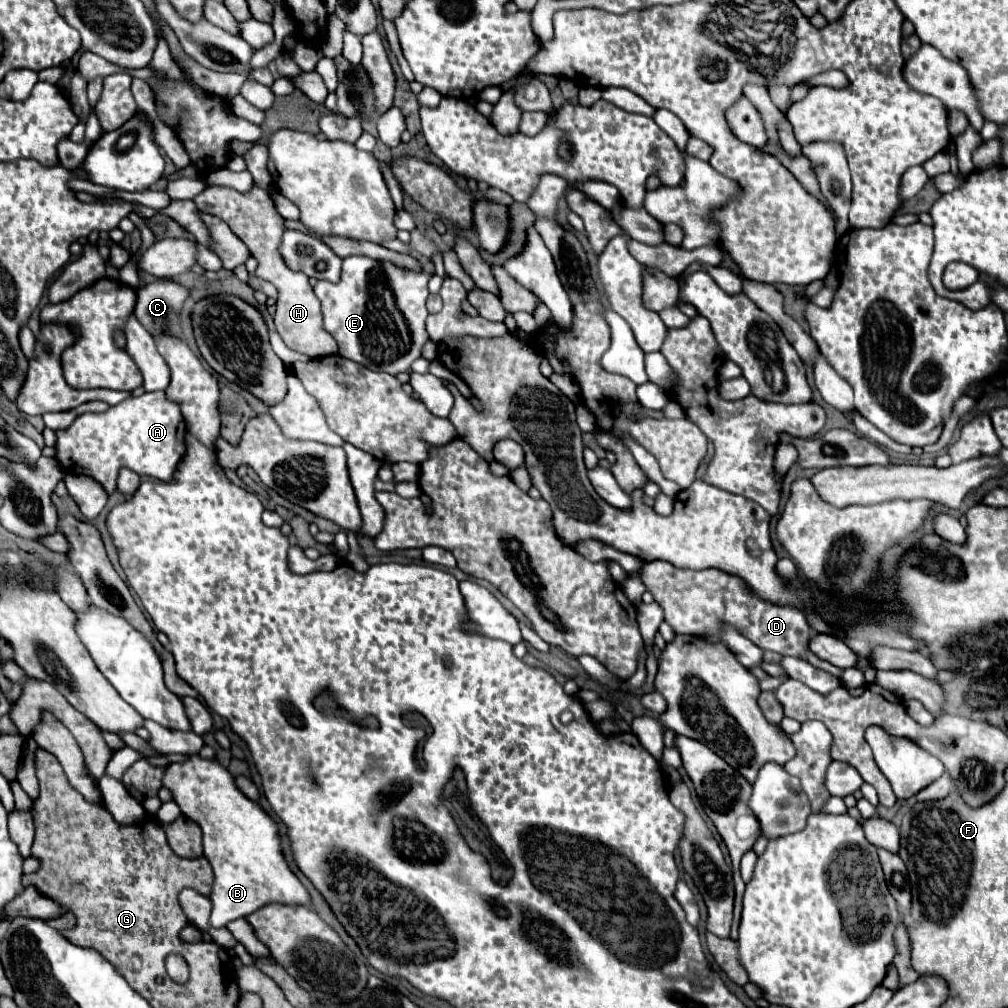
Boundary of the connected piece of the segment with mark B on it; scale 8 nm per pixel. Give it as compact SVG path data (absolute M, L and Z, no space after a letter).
M188 754L186 760L164 768L164 788L170 790L182 816L202 828L204 856L214 870L210 894L214 906L210 916L212 928L222 928L272 902L310 904L306 888L292 874L282 856L274 820L236 788L234 776L218 760L204 760L200 754Z

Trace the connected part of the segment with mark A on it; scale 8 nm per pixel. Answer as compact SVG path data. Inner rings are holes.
M162 390L160 392L146 392L140 398L130 396L124 402L108 408L102 414L78 416L70 428L60 430L56 434L58 436L56 460L60 462L60 466L66 472L90 476L90 478L98 480L108 494L112 494L116 488L116 476L118 476L120 468L130 468L140 476L146 474L146 476L152 476L158 480L172 480L176 464L184 456L184 434L186 434L186 426L184 426L184 418L180 412L180 404L168 402L168 398Z

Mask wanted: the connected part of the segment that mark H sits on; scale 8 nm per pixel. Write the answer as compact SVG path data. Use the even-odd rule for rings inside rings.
M208 186L202 194L194 198L194 204L200 212L208 212L212 216L222 218L230 226L230 230L248 246L250 254L258 260L258 268L254 276L268 280L276 286L278 302L276 302L274 324L284 344L290 350L296 350L310 358L324 358L336 354L336 342L332 340L332 336L328 336L328 332L324 332L324 328L320 328L322 324L320 302L316 300L312 286L308 284L308 276L304 276L302 272L288 270L284 260L280 260L278 246L280 246L280 236L284 234L284 218L276 212L268 192L256 186L246 194L240 194L232 188Z

